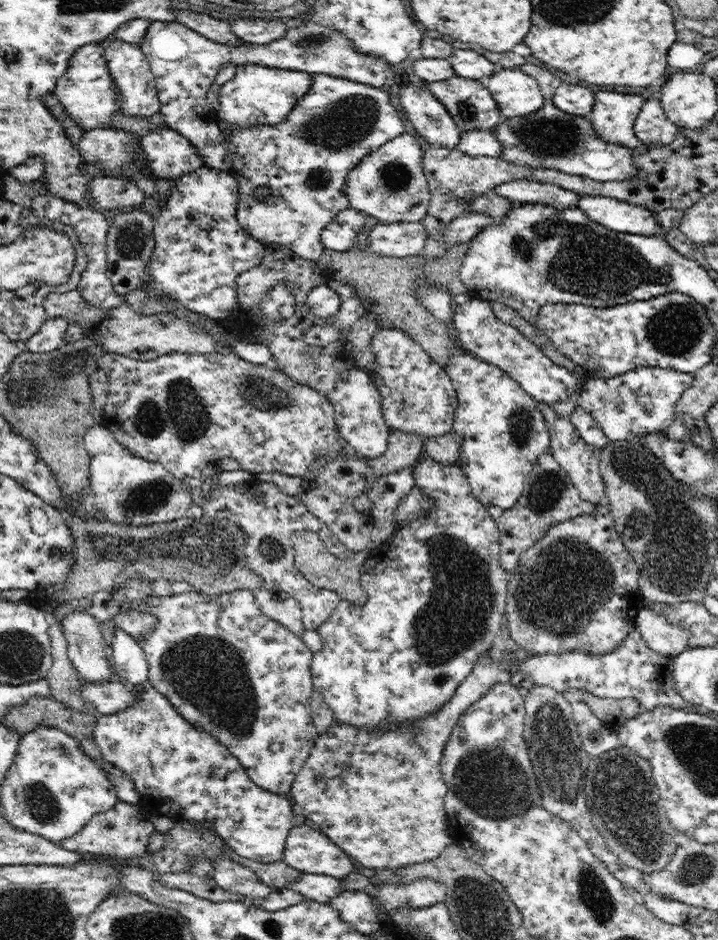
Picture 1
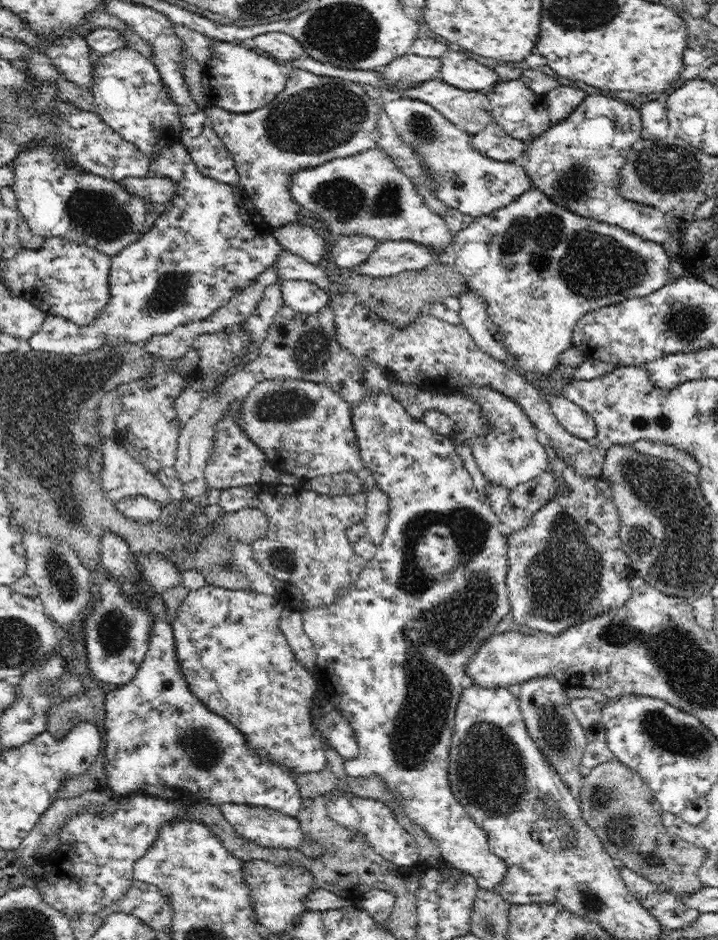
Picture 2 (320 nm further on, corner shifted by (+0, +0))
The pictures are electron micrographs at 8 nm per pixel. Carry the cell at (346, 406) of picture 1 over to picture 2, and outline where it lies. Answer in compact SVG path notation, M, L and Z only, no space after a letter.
M378 393L370 395L352 407L352 422L359 444L359 451L366 468L373 474L379 490L389 497L389 521L382 542L377 545L375 555L369 560L362 572L358 574L356 582L348 588L340 588L336 600L332 604L314 606L301 613L303 629L312 641L317 654L314 677L317 681L318 693L326 696L328 701L340 711L344 719L352 725L359 746L357 758L346 761L344 764L347 776L357 779L358 784L370 777L378 777L391 794L391 800L398 801L399 814L405 815L414 821L430 835L440 849L443 859L455 866L462 873L471 874L477 880L480 888L497 890L507 871L502 858L497 857L488 846L488 835L484 829L478 827L474 819L464 810L458 799L451 791L449 781L450 745L455 728L455 714L457 705L461 700L464 687L462 677L464 668L480 648L488 636L492 635L498 622L511 612L511 604L506 590L506 572L508 570L508 557L506 550L506 535L502 534L500 519L492 510L486 500L475 488L471 474L464 466L462 459L456 453L454 440L451 436L440 435L434 432L423 420L416 420L406 412L406 409L392 394Z

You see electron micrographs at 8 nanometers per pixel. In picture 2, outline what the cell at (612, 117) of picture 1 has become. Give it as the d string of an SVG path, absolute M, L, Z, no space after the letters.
M604 94L587 95L570 116L555 123L544 134L526 145L519 161L520 166L528 173L532 187L546 194L554 204L590 220L617 226L644 240L660 245L666 244L676 257L683 250L682 233L678 236L671 234L665 223L665 215L659 208L628 200L618 191L620 169L625 165L631 146L641 139L641 130L641 112L632 104L624 104Z

